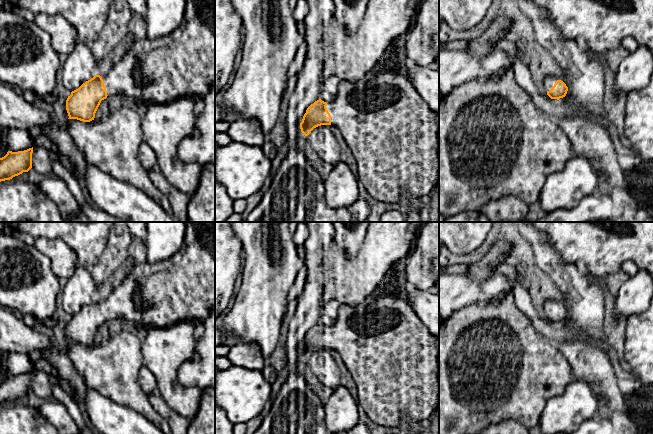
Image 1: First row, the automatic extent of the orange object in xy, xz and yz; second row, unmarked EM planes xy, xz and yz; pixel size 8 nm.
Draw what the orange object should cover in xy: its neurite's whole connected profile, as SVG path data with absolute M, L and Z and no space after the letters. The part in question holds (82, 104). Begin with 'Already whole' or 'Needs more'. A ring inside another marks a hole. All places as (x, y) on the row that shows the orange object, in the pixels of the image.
Needs more. M186 0L184 17L180 25L170 34L156 38L156 39L130 39L128 45L124 50L117 56L115 64L111 70L103 75L95 75L90 80L83 83L78 89L71 92L71 95L68 96L66 100L66 110L68 113L68 119L77 119L83 122L90 122L94 120L95 113L102 100L106 99L111 95L120 95L124 97L131 97L138 101L142 106L148 104L158 103L158 104L167 104L171 101L176 100L177 98L203 98L210 90L210 86L215 82L215 0Z

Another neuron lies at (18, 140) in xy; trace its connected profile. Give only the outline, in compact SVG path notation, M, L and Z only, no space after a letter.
M9 128L7 144L8 150L12 152L24 151L35 146L29 132L18 128Z

